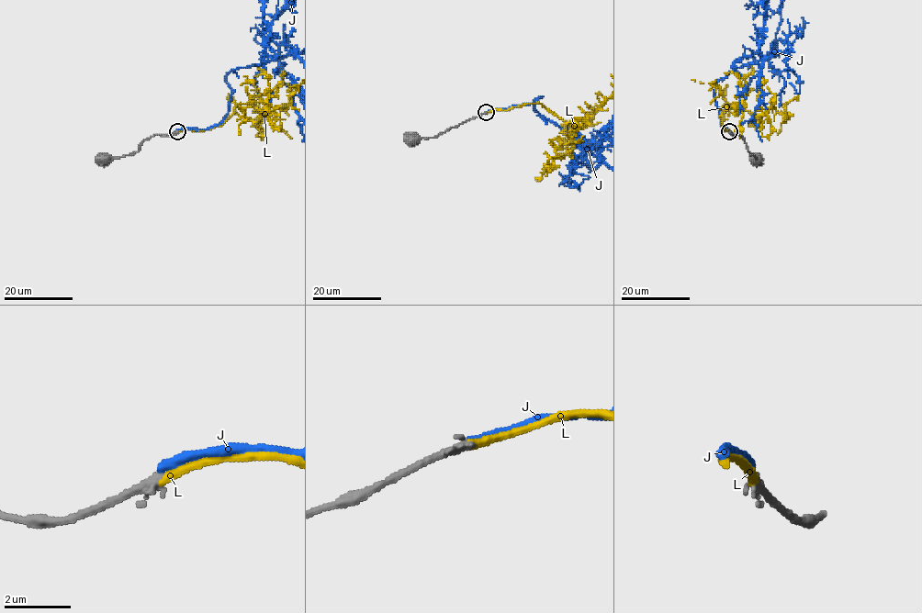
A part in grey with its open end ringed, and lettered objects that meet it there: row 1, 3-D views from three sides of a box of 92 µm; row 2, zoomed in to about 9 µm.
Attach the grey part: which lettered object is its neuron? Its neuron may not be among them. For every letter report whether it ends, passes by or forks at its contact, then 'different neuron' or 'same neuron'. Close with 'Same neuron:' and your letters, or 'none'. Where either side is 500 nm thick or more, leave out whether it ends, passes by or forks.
J: it ends there; different neuron
L: it ends there; same neuron
Same neuron: L

